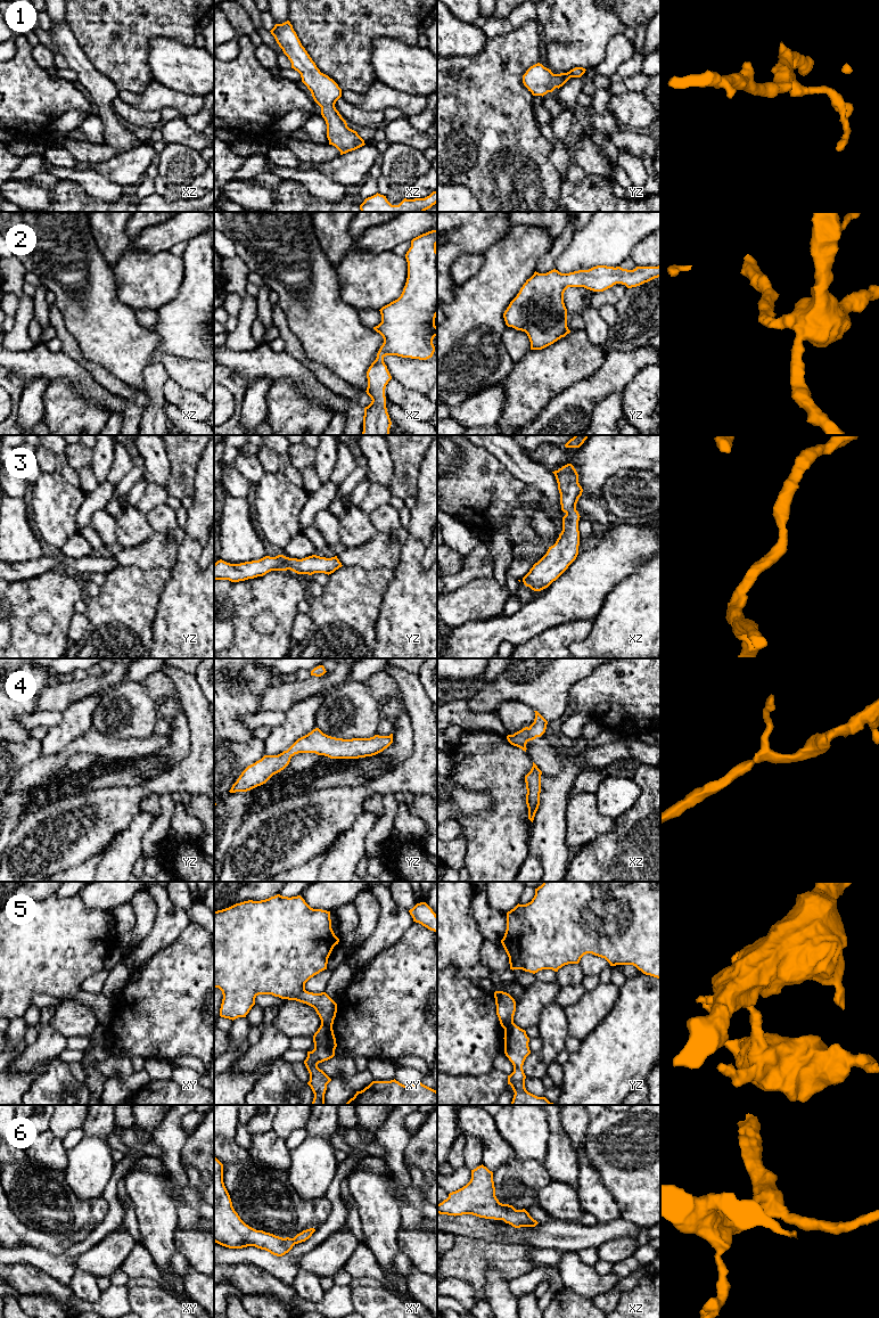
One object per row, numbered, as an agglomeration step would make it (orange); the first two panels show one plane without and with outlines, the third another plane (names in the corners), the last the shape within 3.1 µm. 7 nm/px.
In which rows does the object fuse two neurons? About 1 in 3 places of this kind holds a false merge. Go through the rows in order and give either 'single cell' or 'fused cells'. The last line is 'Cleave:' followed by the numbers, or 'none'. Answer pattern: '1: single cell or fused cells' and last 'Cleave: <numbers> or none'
1: single cell
2: single cell
3: single cell
4: single cell
5: fused cells
6: single cell
Cleave: 5

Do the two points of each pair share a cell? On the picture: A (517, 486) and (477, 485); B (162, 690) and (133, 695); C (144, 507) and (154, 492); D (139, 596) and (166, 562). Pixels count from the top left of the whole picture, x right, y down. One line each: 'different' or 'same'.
A: same
B: different
C: same
D: different

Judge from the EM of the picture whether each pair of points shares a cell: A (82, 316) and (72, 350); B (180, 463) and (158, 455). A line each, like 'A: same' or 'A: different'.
A: different
B: different

